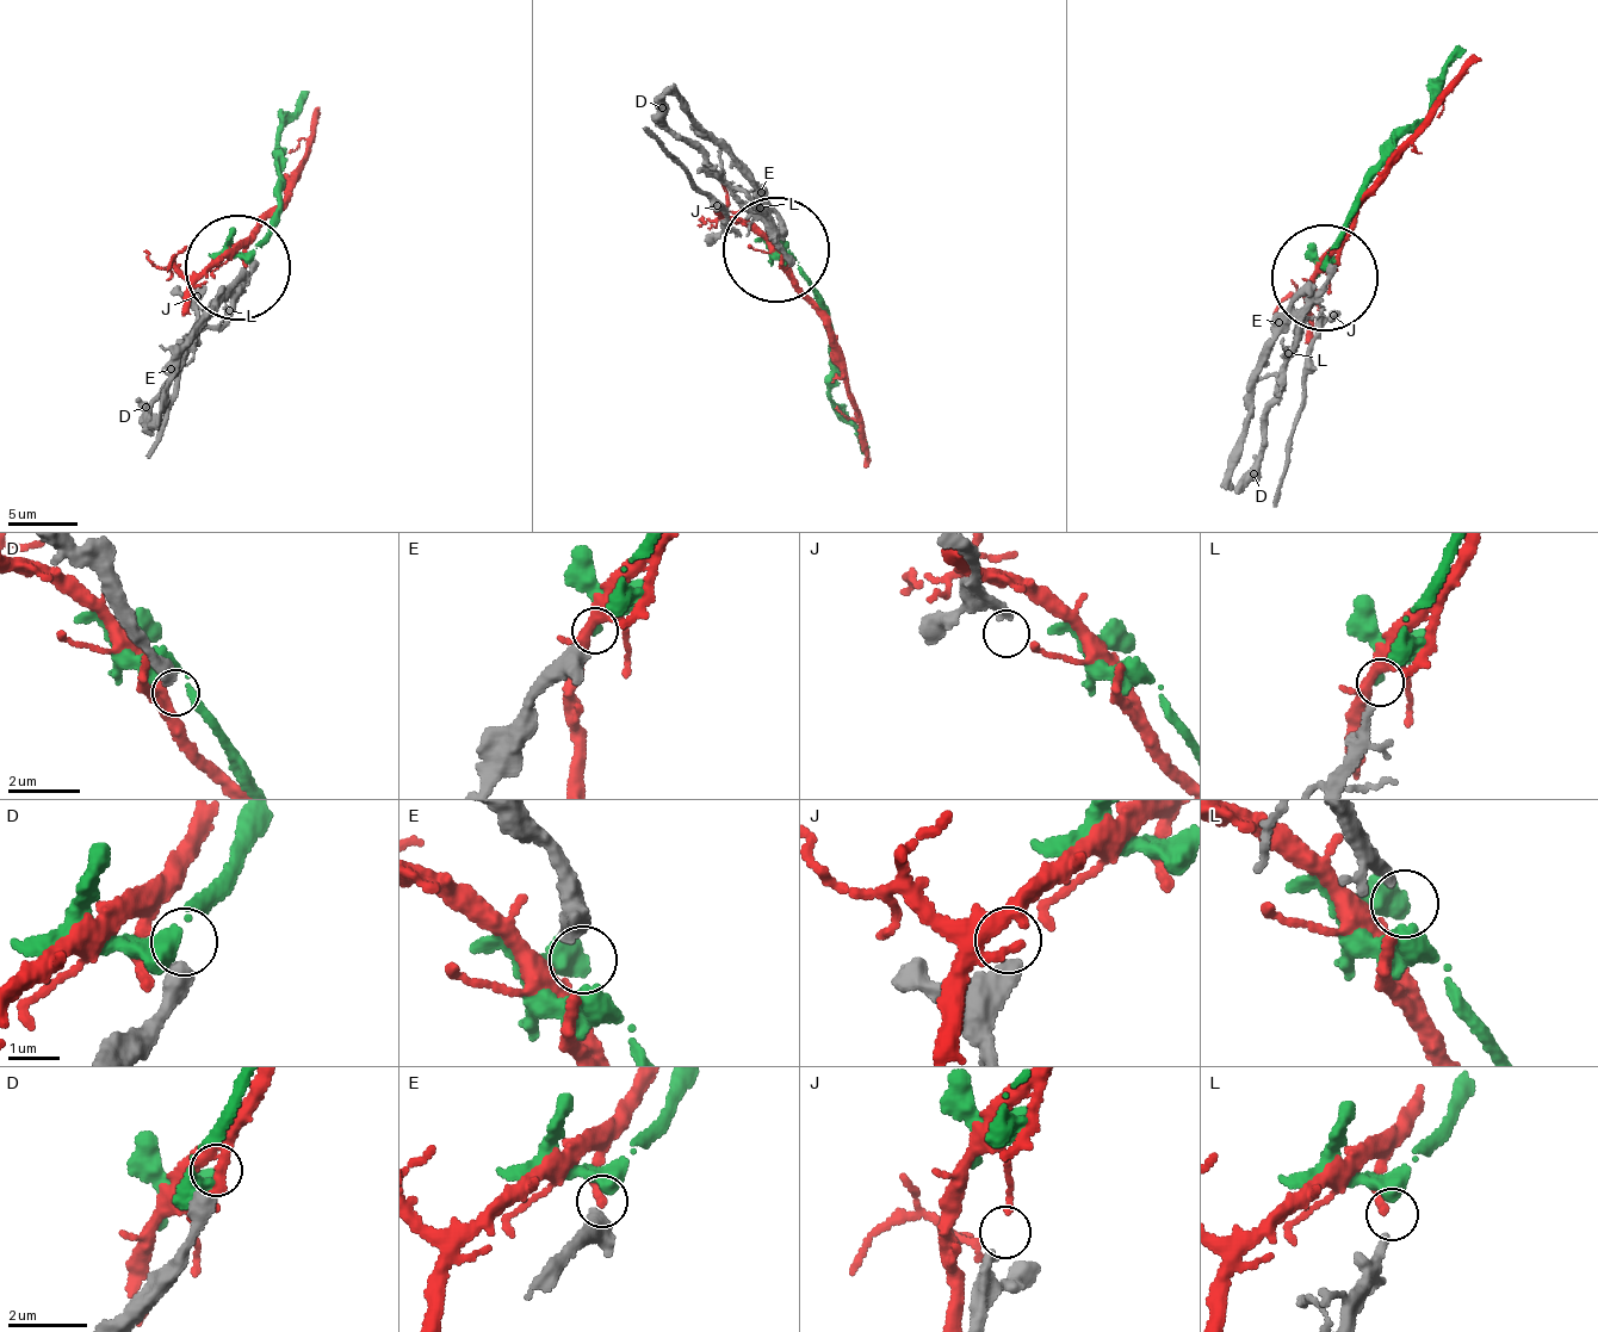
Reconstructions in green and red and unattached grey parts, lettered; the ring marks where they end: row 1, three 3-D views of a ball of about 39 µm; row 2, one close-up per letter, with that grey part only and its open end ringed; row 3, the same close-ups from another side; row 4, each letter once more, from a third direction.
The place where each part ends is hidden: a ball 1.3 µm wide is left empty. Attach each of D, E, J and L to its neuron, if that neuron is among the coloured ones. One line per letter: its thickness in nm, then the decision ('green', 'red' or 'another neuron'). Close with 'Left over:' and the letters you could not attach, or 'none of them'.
D: calibre 440 nm; another neuron
E: calibre 550 nm; green
J: calibre 360 nm; another neuron
L: calibre 190 nm; red
Left over: D, J

